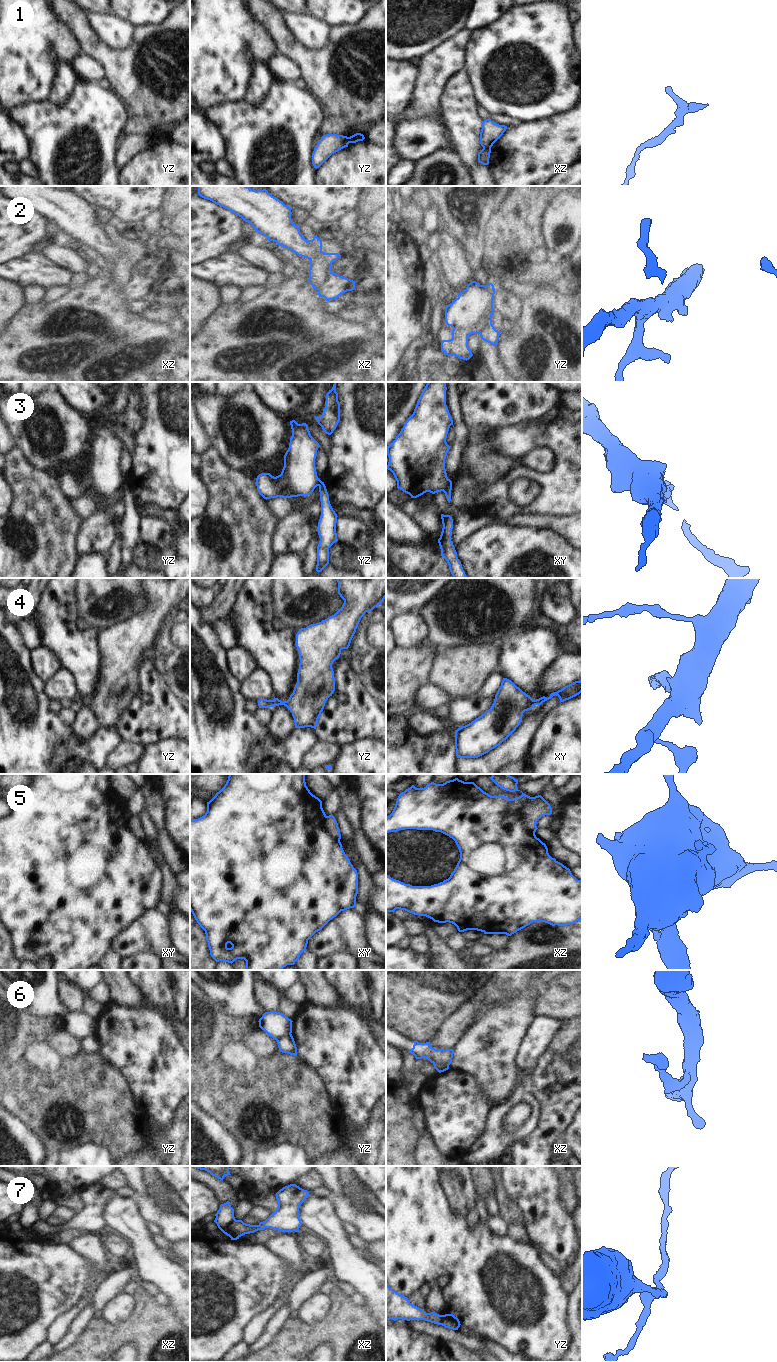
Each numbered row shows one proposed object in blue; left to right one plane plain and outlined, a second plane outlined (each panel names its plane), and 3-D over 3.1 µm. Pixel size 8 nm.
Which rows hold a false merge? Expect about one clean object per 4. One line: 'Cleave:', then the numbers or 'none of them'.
Cleave: 1, 2, 3, 4, 5, 6, 7

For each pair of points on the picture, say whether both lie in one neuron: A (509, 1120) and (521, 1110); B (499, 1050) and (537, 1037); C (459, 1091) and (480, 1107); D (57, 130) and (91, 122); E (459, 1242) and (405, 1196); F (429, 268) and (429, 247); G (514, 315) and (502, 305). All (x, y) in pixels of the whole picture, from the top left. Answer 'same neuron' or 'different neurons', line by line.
A: same neuron
B: different neurons
C: same neuron
D: same neuron
E: same neuron
F: same neuron
G: same neuron

